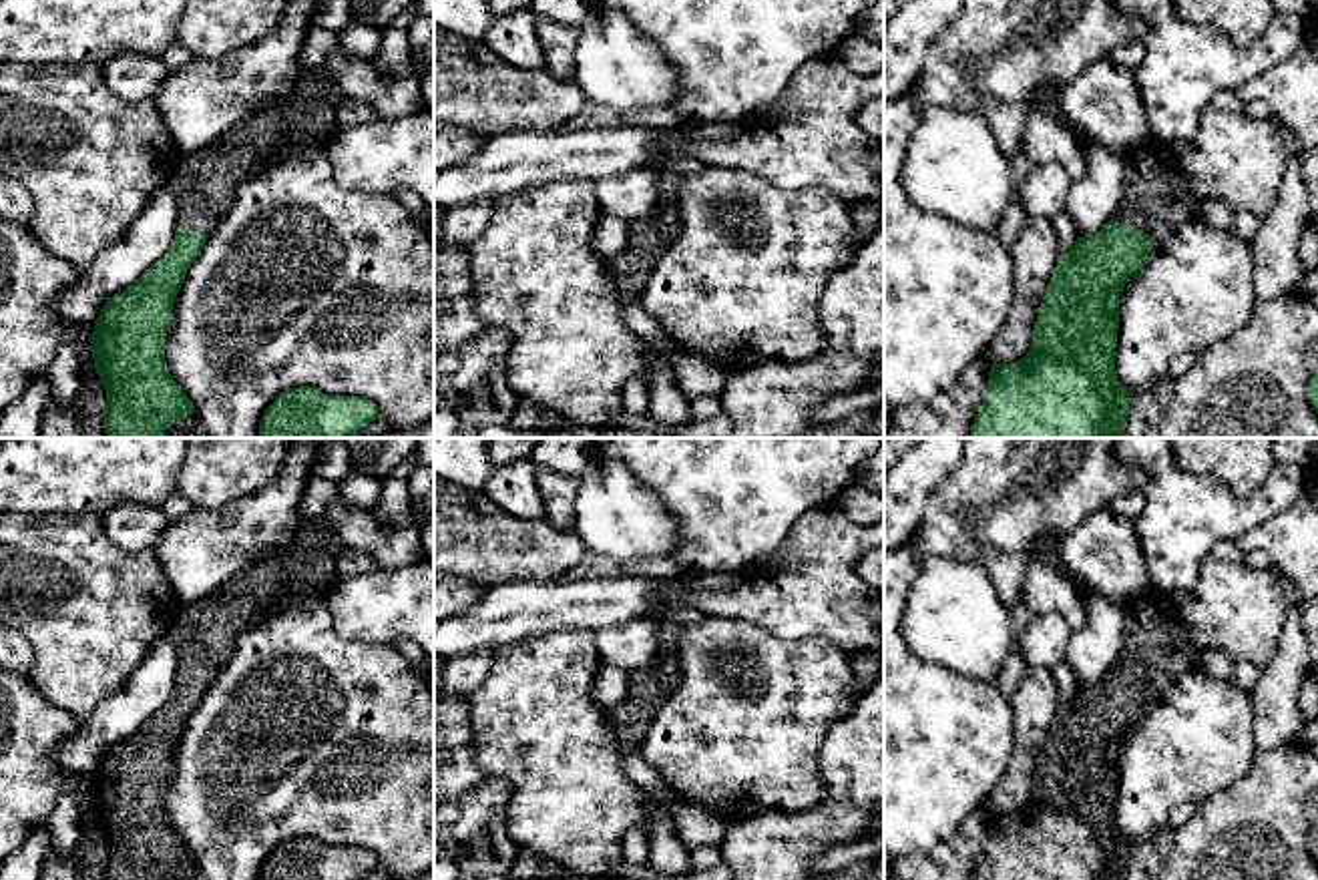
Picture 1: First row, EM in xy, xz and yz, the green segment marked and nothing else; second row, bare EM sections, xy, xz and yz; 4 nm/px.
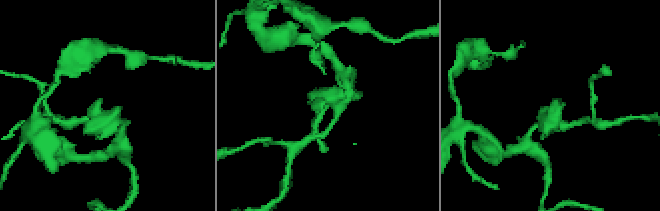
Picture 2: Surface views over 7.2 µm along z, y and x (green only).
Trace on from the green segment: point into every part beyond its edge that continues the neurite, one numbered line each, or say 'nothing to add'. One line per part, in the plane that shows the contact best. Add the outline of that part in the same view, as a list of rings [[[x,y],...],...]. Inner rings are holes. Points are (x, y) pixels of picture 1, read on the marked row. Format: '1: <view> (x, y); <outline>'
1: yz (1156, 197); [[[1143,145],[1125,157],[1125,189],[1123,201],[1113,215],[1121,229],[1141,229],[1155,245],[1167,229],[1181,225],[1195,213],[1195,197],[1185,187],[1183,177],[1151,147]]]

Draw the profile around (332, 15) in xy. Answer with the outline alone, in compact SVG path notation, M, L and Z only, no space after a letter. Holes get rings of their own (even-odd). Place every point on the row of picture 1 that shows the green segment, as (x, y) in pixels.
M317 0L311 14L311 24L340 32L348 18L348 0Z

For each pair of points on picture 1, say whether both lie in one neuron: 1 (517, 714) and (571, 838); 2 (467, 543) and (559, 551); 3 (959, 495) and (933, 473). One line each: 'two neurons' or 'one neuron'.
1: one neuron
2: one neuron
3: two neurons

